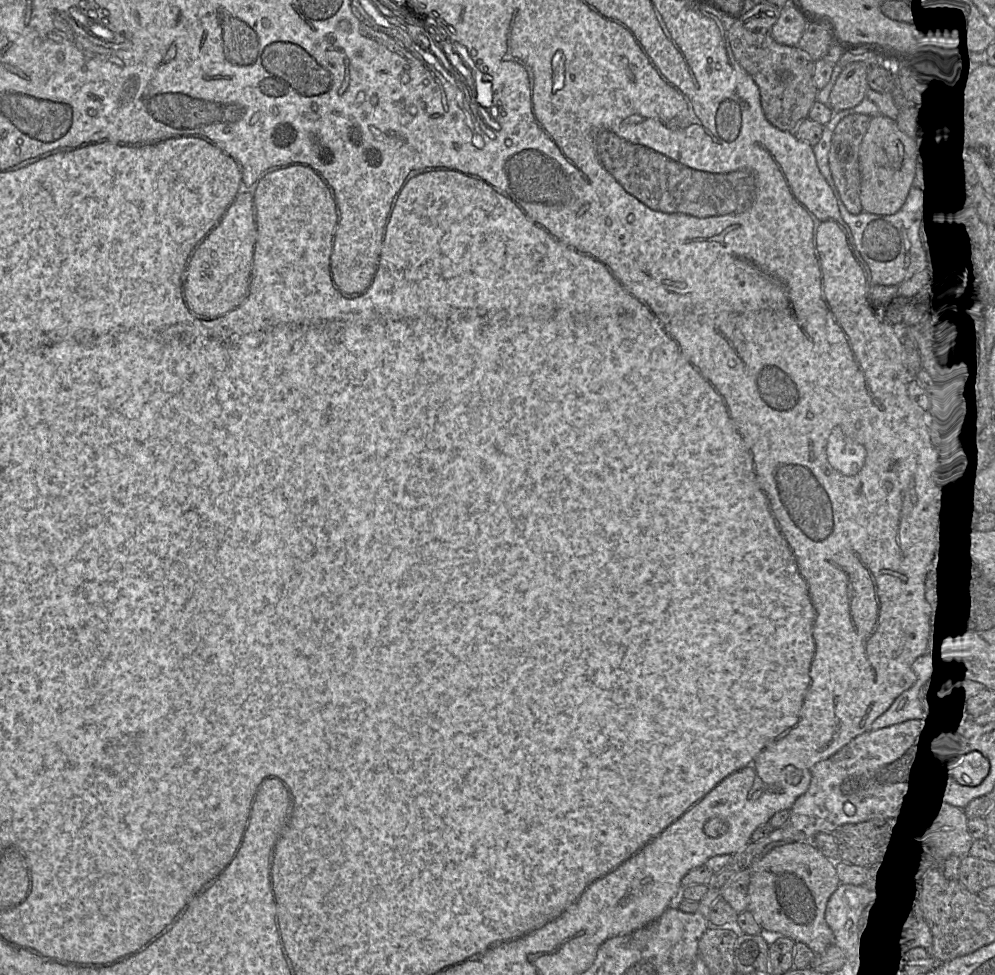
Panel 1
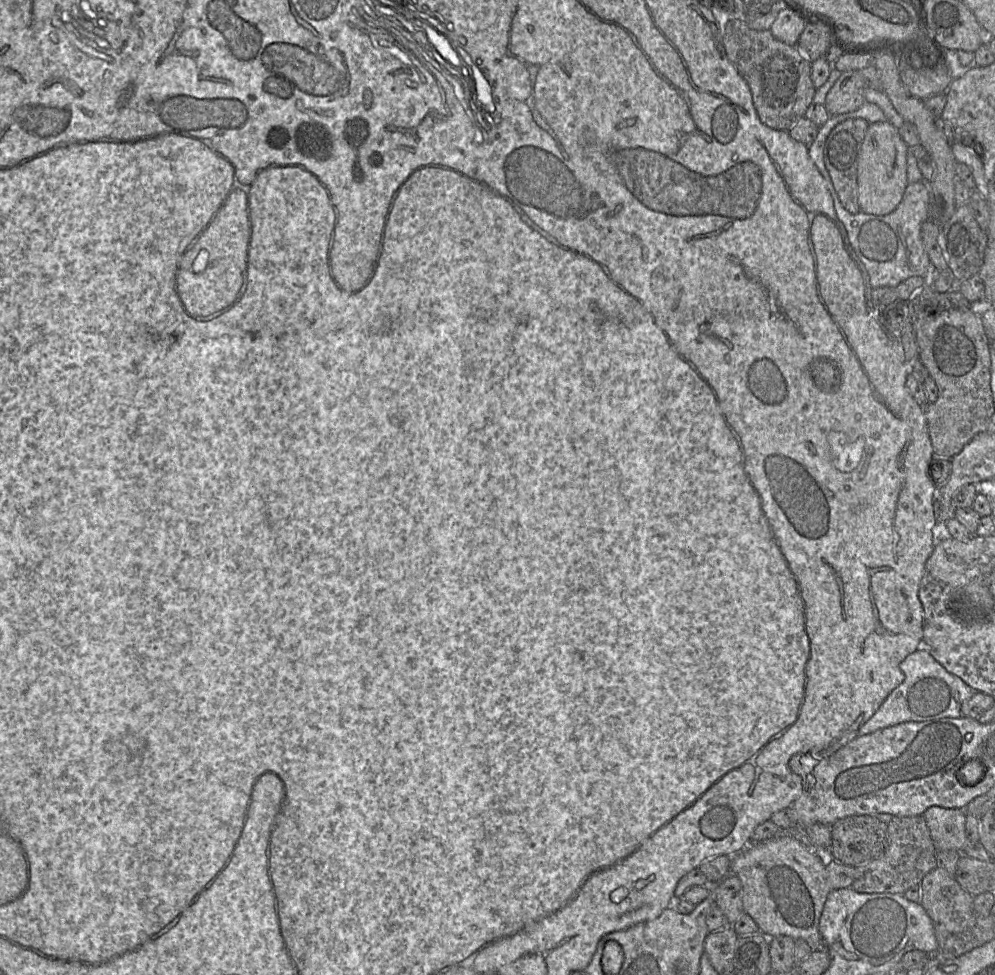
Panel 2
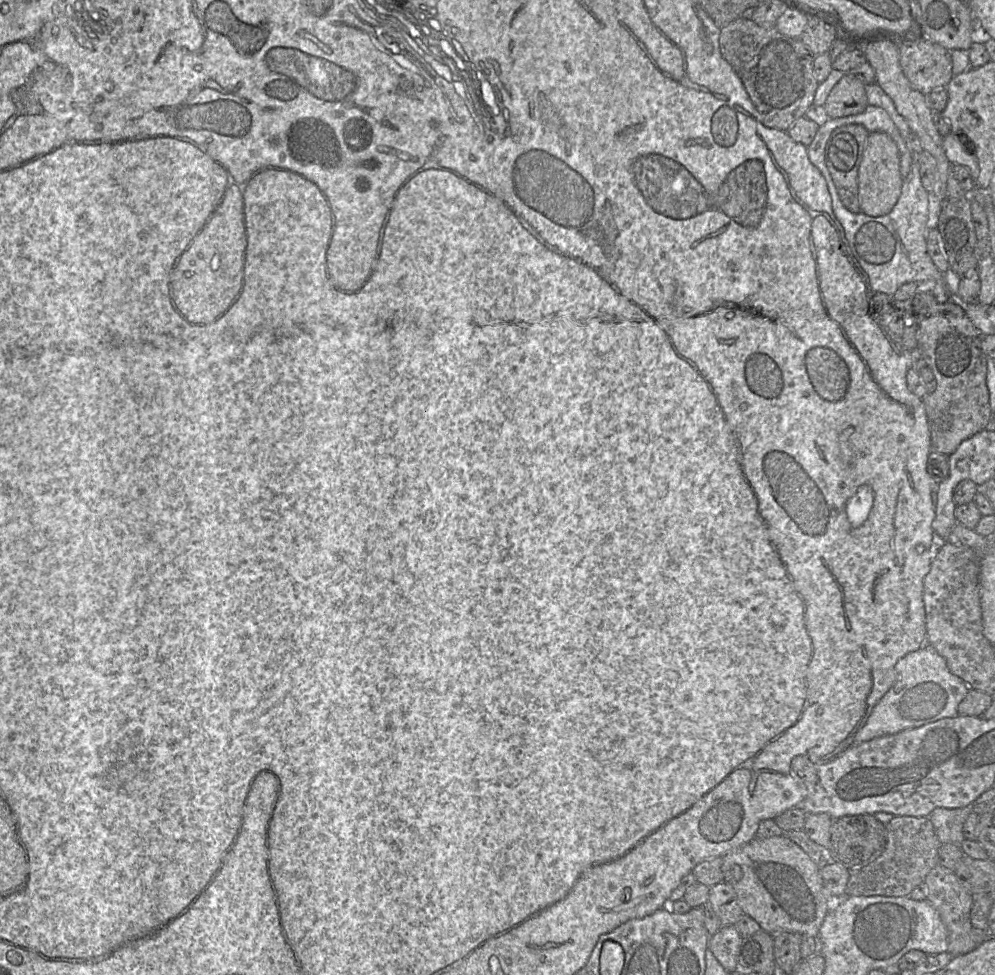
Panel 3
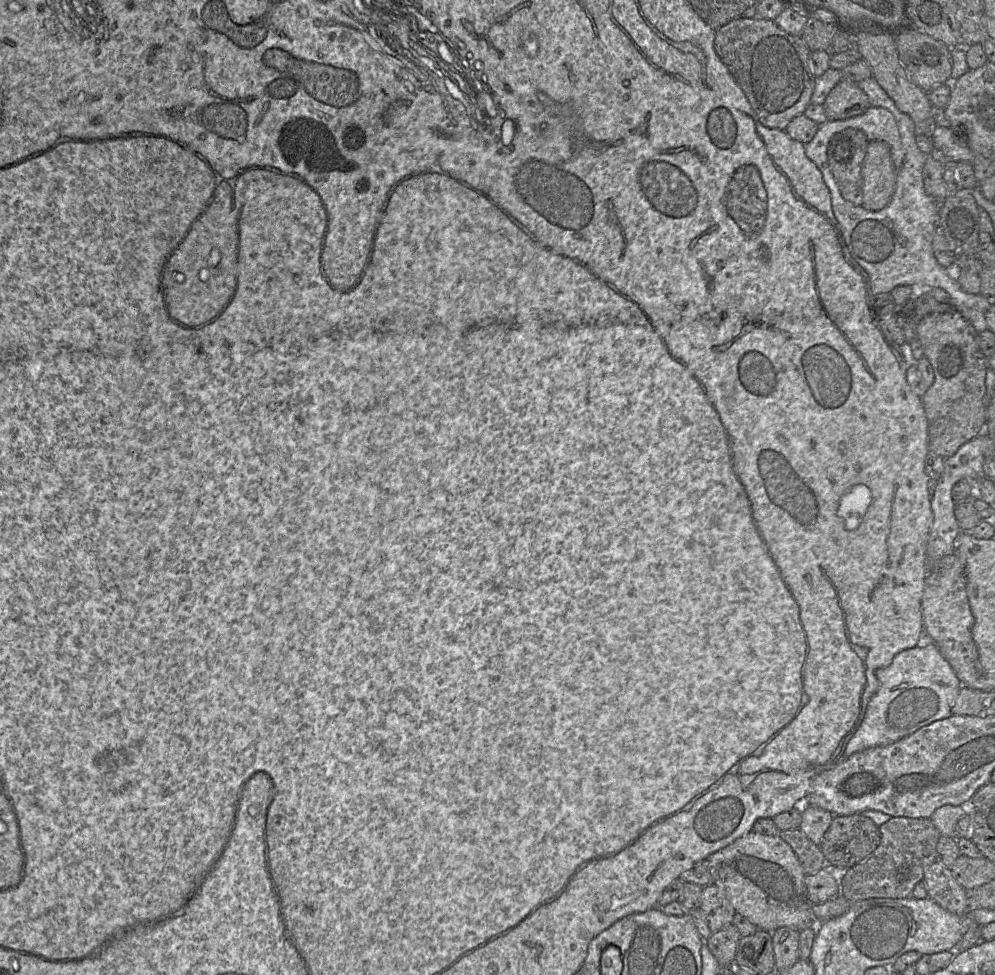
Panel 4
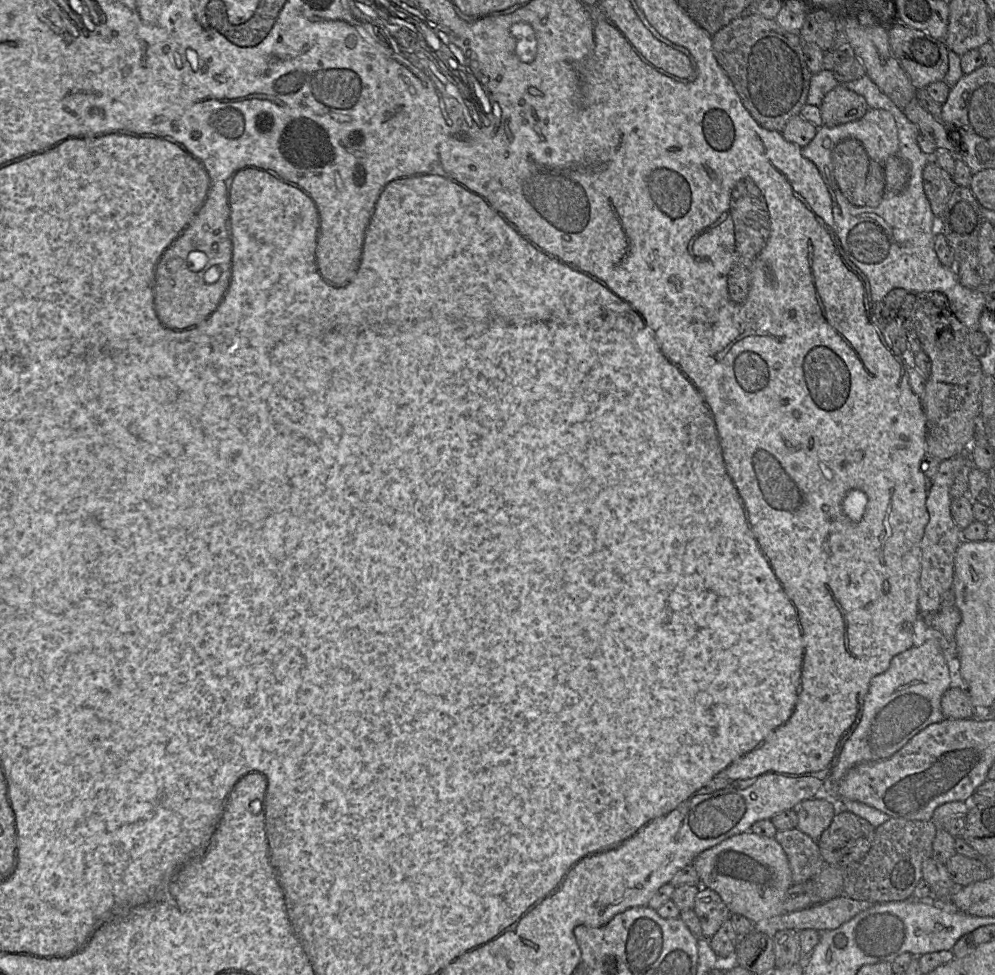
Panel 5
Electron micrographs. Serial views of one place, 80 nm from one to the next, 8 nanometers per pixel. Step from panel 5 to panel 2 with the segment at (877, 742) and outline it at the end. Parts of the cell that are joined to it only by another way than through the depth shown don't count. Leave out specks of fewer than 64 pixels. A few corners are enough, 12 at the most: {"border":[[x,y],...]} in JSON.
{"border":[[925,649],[901,662],[903,682],[860,727],[962,717],[978,692]]}

